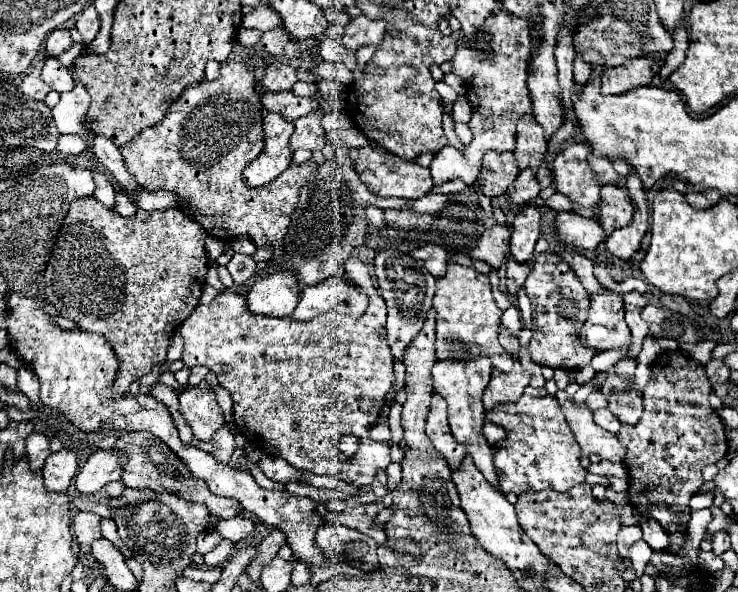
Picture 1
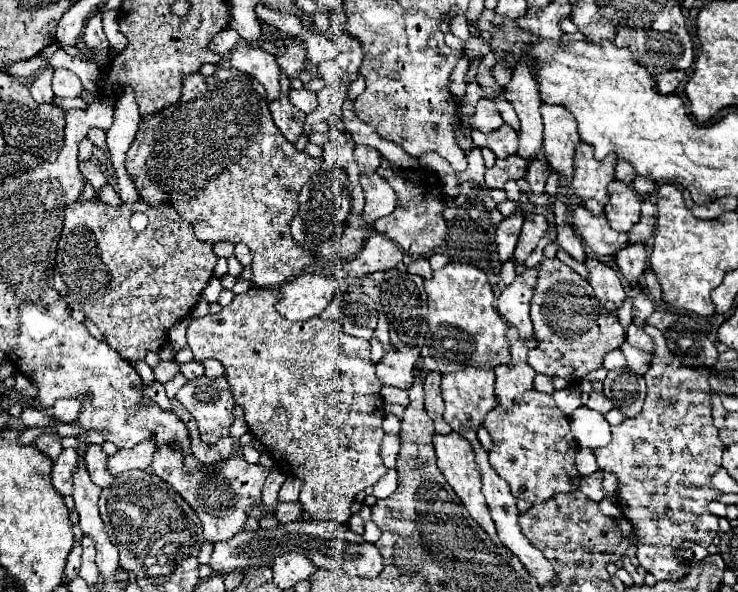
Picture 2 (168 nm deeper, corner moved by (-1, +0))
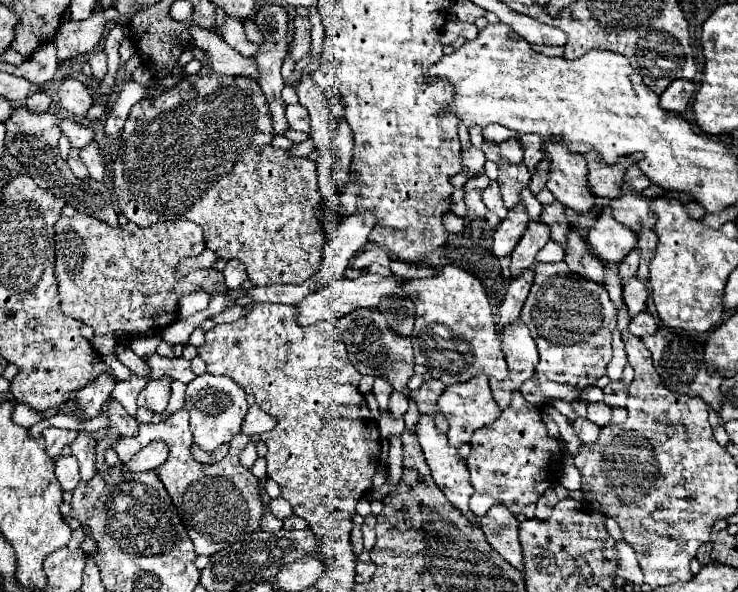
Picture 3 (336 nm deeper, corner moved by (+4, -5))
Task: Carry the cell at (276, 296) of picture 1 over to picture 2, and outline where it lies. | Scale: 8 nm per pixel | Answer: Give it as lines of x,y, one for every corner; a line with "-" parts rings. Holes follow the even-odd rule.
303,274
279,288
281,298
275,306
277,312
289,320
309,320
313,316
319,316
327,302
345,290
347,282
335,276

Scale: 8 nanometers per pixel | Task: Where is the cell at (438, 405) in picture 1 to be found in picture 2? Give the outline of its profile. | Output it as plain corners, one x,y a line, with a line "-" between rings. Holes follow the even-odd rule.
427,372
425,374
425,410
431,414
435,422
435,432
449,434
453,428
443,420
443,398
441,398
441,372

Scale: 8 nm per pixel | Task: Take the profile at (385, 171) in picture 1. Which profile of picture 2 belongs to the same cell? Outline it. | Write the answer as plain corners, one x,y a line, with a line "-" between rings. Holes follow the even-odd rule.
375,172
371,174
361,174
361,186
365,192
365,222
367,224
375,224
377,218
387,216
395,210
395,202
397,202
397,194
395,190
389,186
389,182

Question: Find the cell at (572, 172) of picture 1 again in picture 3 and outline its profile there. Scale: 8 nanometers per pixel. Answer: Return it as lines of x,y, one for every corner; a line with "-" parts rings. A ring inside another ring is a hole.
588,151
586,155
586,163
588,163
588,171
590,171
590,187
592,193
596,197
620,197
622,195
622,187
624,187
624,173
628,167
636,165
640,159
644,159
644,155
630,155
620,159
616,165
608,165
602,159
596,159
596,151

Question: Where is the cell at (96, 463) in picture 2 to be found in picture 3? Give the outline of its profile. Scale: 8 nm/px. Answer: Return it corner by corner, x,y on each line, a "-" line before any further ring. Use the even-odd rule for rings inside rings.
108,399
102,405
102,413
108,415
108,435
104,439
98,439
96,445
96,465
102,467
104,465
104,451
108,447
112,447
118,439
122,437
136,437
138,435
138,423
132,415
126,413
126,409
122,407
122,403
118,403
116,399

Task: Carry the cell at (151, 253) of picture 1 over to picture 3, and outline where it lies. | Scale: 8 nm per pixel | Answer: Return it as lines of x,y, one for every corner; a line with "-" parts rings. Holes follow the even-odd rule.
74,215
74,217
60,217
56,223
56,277
58,277
58,291
60,291
60,305
62,311
70,317
76,317
90,325
96,335
114,335
120,339
132,337
126,331
140,331
140,335
154,335
160,329
168,327
170,321
176,317
176,305
178,299
196,293
196,291
206,291
208,295
226,295
228,287
224,283
222,273
214,269
200,269
190,273
184,279
178,279
174,275
178,261
184,257
194,257
200,255
204,247
204,233
202,227
178,219
178,221
166,221
166,223
156,223
152,227
136,227
134,223
128,223
126,227
108,227
106,223
100,223
98,219
90,215

